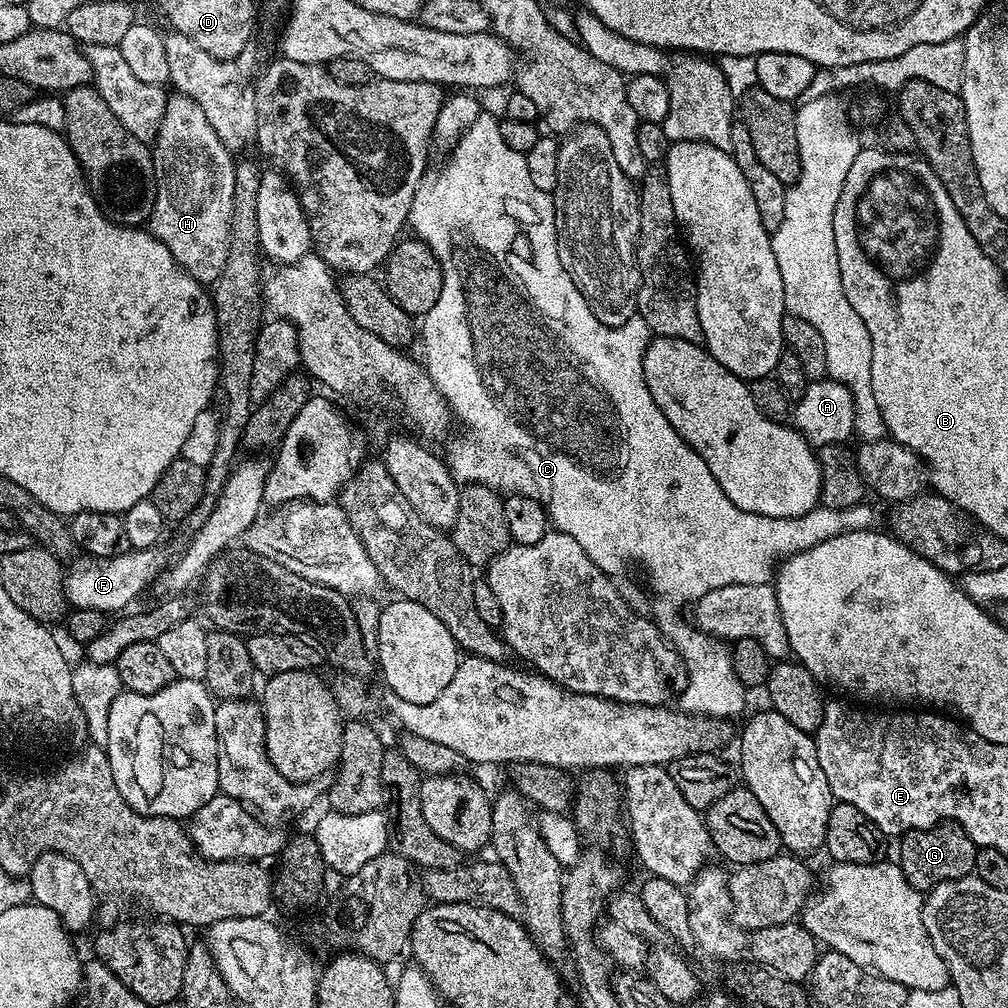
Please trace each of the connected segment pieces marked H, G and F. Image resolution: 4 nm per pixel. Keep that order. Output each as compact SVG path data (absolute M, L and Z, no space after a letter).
M179 94L173 95L169 104L166 106L164 118L160 121L160 127L156 129L151 150L152 165L156 172L154 175L156 200L152 204L150 231L152 235L164 243L166 250L170 250L170 254L178 262L178 266L182 266L186 270L186 274L190 274L202 285L215 285L216 279L222 274L222 268L226 266L226 250L230 246L230 210L234 210L234 174L236 173L236 164L234 163L234 159L232 160L233 153L220 141L218 134L214 134L214 126L210 126L210 122L206 122L206 114L202 114L202 106L198 106L198 102L194 102L188 96Z
M955 822L935 824L933 828L918 828L915 832L906 832L899 837L898 844L900 844L900 857L898 857L900 869L906 874L906 882L910 882L910 886L914 886L921 894L927 893L942 882L966 878L976 871L976 844L968 837L966 830L962 830L962 826Z
M159 547L137 548L109 560L76 558L64 573L64 598L72 608L89 608L105 614L132 604L165 571L166 561Z

